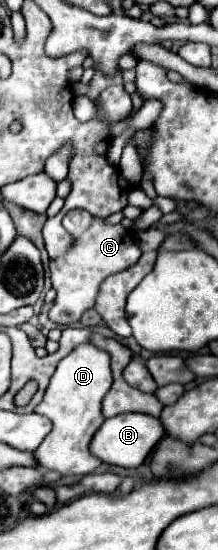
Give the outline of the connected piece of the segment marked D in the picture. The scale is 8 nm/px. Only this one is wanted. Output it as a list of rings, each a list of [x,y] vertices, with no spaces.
[[[78,345],[68,357],[58,363],[58,369],[44,393],[42,403],[34,409],[52,421],[52,431],[34,451],[38,463],[44,469],[60,471],[62,475],[88,475],[102,465],[102,461],[90,453],[90,441],[104,423],[102,399],[110,387],[110,353],[104,349],[98,349],[94,345]]]

